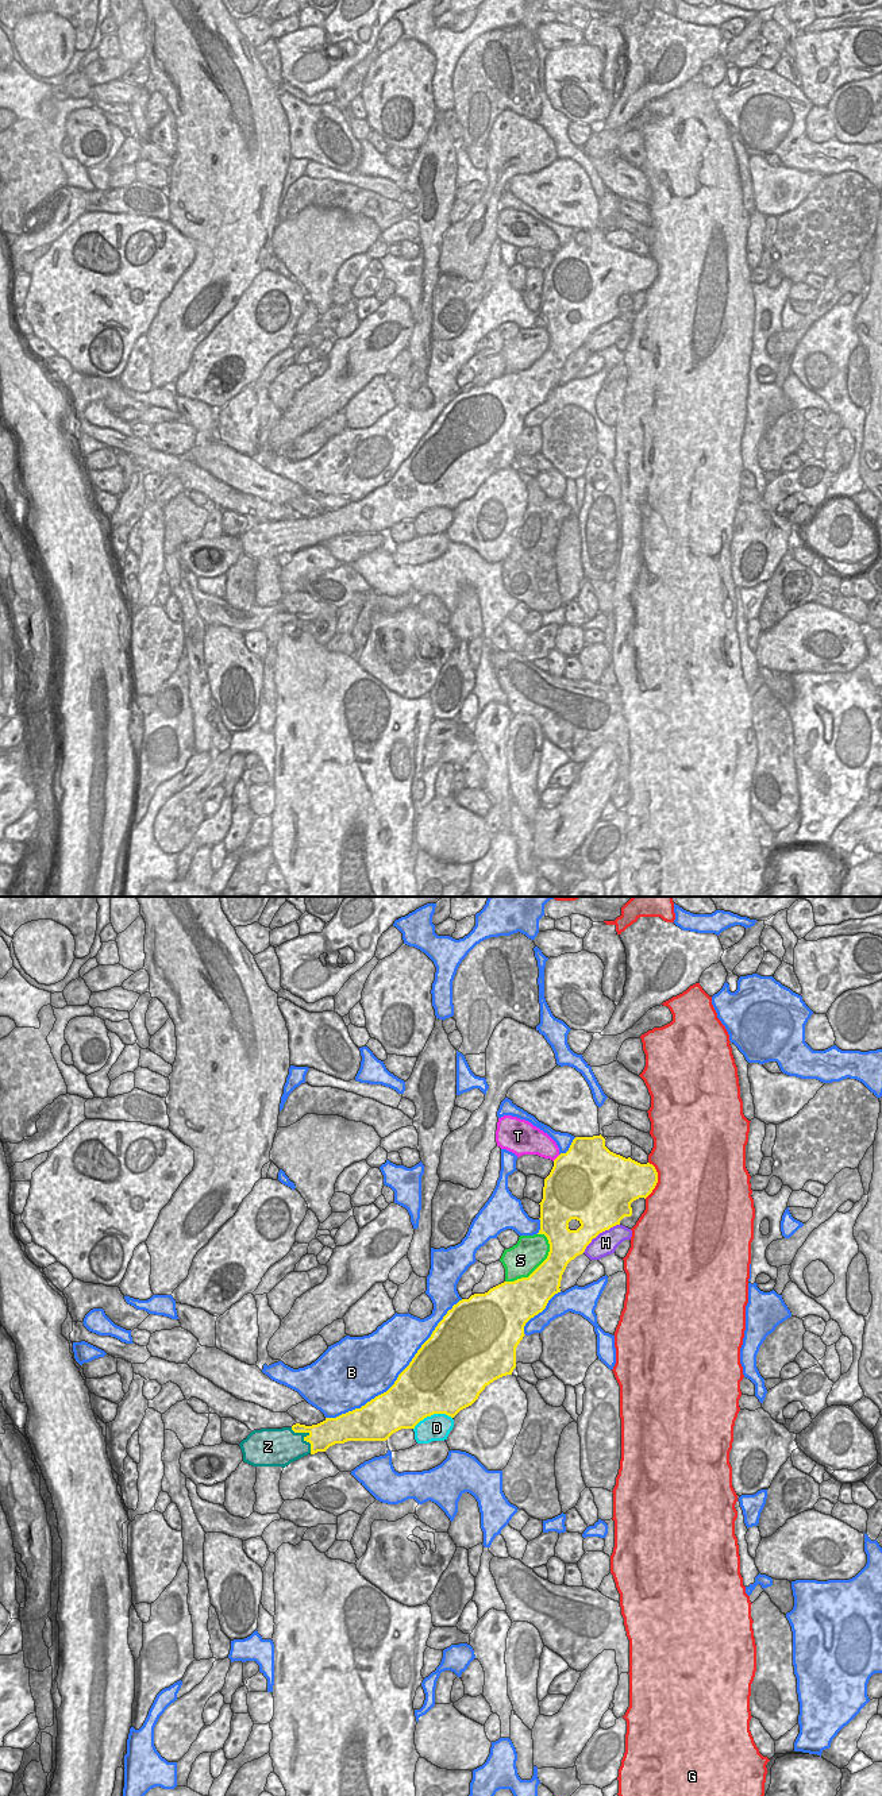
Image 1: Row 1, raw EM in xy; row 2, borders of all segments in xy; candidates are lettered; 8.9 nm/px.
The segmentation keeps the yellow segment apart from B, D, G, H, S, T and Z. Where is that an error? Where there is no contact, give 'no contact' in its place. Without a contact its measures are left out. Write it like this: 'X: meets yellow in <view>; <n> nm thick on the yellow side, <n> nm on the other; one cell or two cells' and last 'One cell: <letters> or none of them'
B: meets yellow in xy; 500 nm thick on the yellow side, 480 nm on the other; two cells
D: meets yellow in xy; 500 nm thick on the yellow side, 240 nm on the other; two cells
G: meets yellow in xy; 360 nm thick on the yellow side, 480 nm on the other; two cells
H: meets yellow in xy; 440 nm thick on the yellow side, 200 nm on the other; two cells
S: meets yellow in xy; 300 nm thick on the yellow side, 300 nm on the other; two cells
T: meets yellow in xy; 480 nm thick on the yellow side, 240 nm on the other; two cells
Z: meets yellow in xy; 240 nm thick on the yellow side, 340 nm on the other; one cell
One cell: Z

